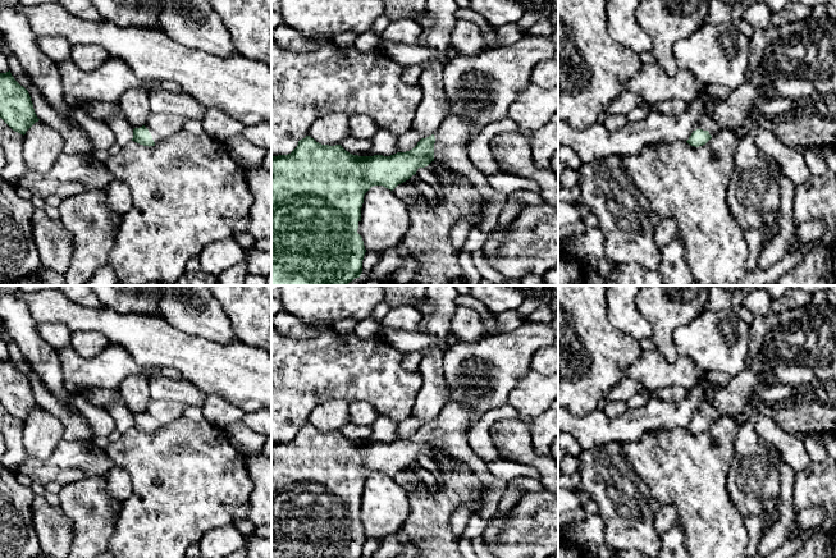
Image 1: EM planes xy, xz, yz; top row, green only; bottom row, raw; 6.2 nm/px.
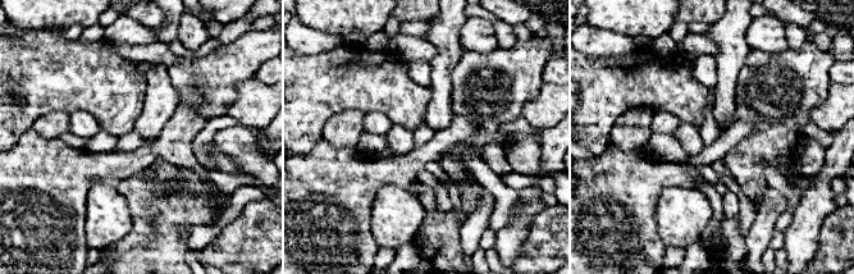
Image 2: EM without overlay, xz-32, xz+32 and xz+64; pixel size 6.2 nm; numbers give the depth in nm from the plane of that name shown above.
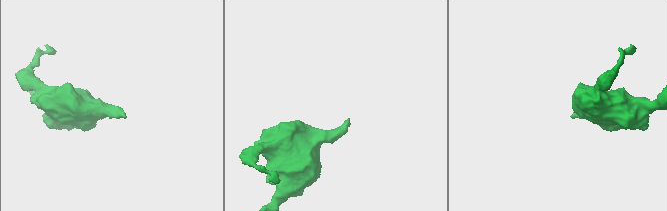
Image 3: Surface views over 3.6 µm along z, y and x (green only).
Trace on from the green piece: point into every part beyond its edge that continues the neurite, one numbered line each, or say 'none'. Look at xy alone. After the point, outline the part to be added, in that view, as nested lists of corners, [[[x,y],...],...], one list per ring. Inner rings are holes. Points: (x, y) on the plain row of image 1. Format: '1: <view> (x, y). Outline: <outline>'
1: xy (160, 412). Outline: [[[151,399],[145,413],[151,420],[154,429],[157,430],[159,427],[182,417],[186,407],[186,404],[179,402]]]

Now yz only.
1: yz (707, 410). Outline: [[[702,402],[693,417],[696,416],[708,417],[711,422],[714,422],[721,413],[712,403]]]

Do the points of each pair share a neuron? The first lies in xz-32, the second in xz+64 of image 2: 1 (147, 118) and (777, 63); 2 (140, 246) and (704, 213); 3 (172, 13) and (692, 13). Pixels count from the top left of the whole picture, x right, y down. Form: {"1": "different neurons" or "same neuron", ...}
{"1": "different neurons", "2": "different neurons", "3": "different neurons"}

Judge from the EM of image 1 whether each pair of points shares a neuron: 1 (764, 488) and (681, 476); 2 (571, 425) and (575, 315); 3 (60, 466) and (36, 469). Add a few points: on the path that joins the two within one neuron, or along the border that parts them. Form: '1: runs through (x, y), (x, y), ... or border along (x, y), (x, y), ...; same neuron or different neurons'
1: border along (734, 453), (727, 472), (727, 492), (739, 511); different neurons
2: border along (595, 407), (584, 415), (574, 415), (571, 412); different neurons
3: runs through (54, 469), (42, 469); same neuron

